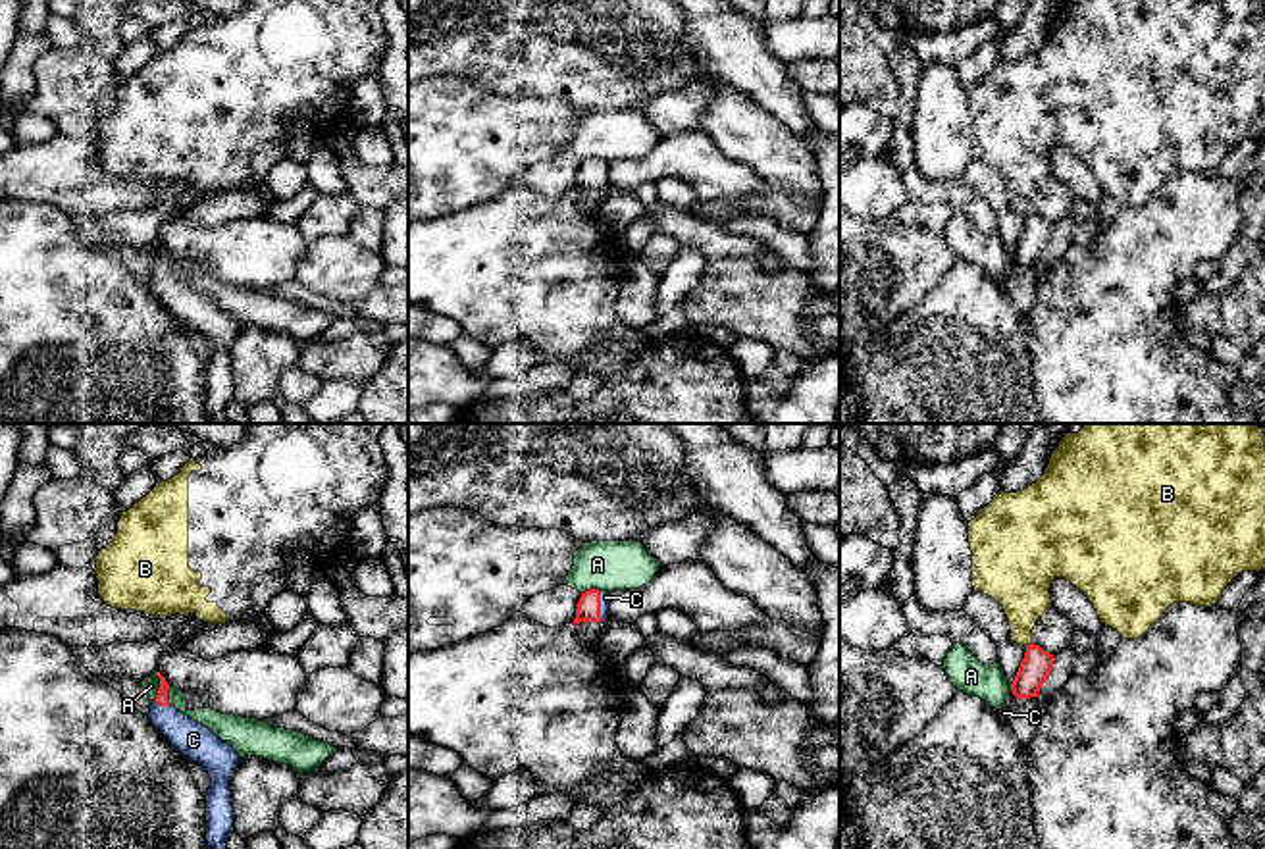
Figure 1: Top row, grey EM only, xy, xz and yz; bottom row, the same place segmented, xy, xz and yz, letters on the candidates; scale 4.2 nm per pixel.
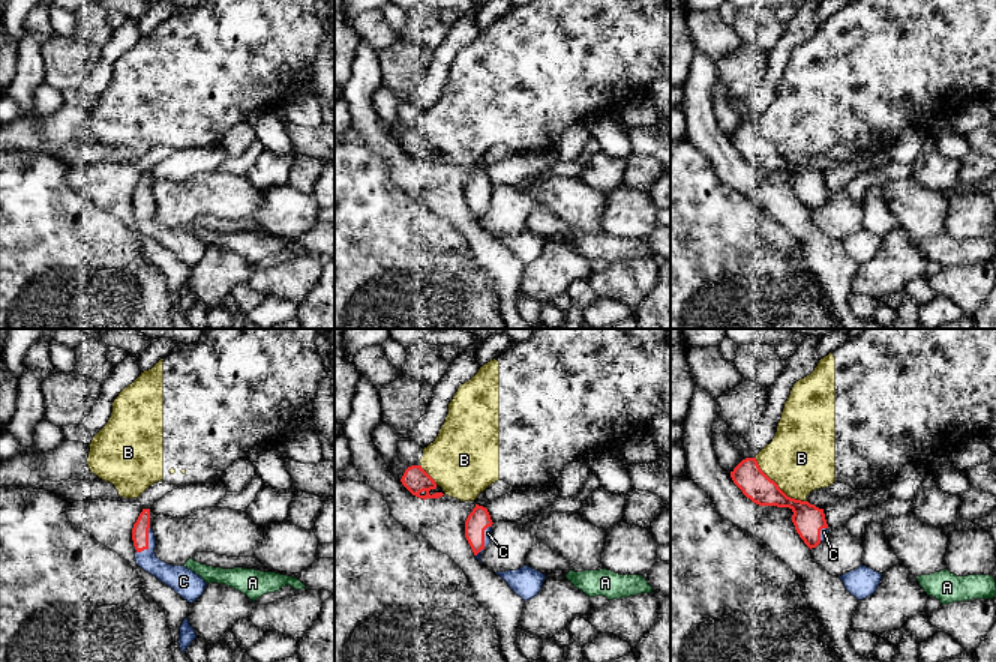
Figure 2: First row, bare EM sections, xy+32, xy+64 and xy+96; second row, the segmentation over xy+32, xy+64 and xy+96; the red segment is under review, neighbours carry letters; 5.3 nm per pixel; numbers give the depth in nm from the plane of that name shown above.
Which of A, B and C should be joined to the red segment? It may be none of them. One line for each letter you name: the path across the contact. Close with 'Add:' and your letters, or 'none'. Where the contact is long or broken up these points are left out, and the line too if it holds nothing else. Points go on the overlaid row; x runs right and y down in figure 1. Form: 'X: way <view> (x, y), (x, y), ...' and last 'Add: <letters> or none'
C: way xz (588, 609), (599, 607), (605, 597)
Add: C

